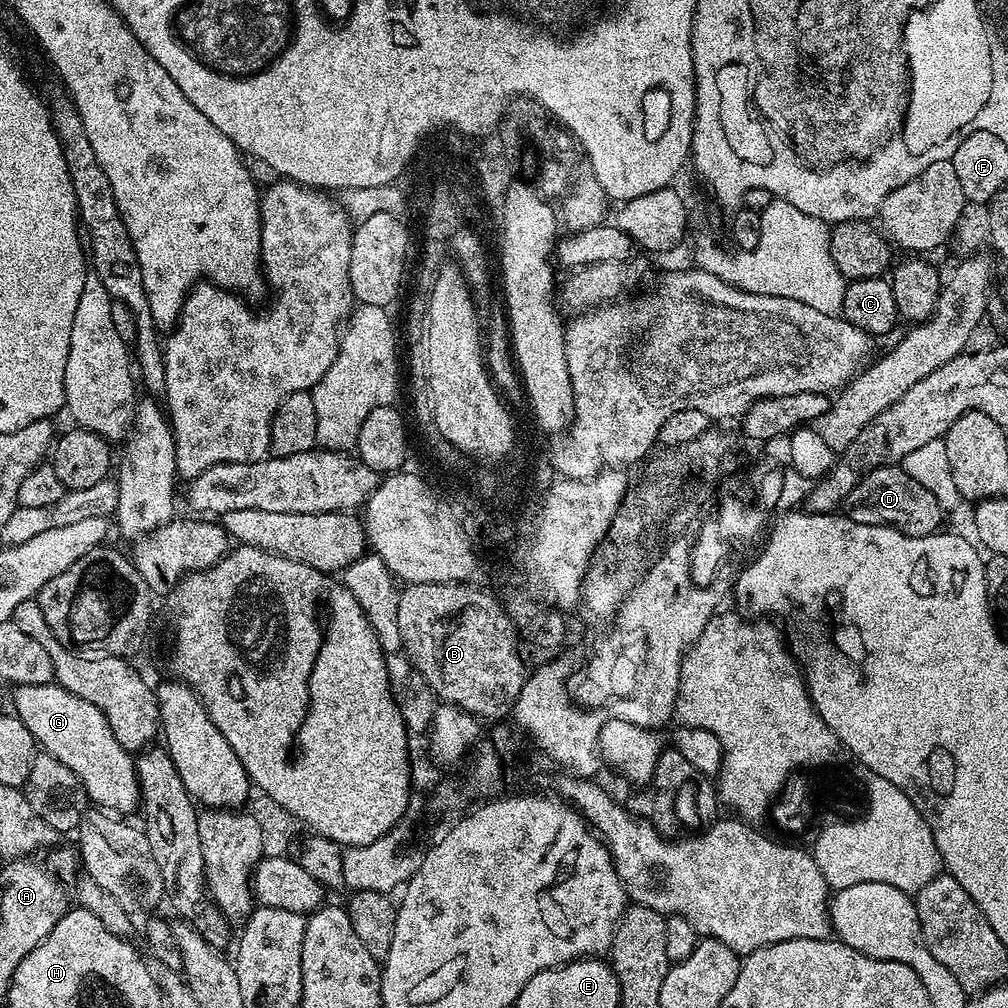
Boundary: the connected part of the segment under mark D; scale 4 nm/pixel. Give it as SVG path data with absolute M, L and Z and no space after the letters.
M887 464L881 468L870 470L850 490L844 499L843 511L854 522L863 524L887 524L889 528L896 528L906 536L926 536L941 527L940 519L946 516L938 498L921 486L902 466Z

